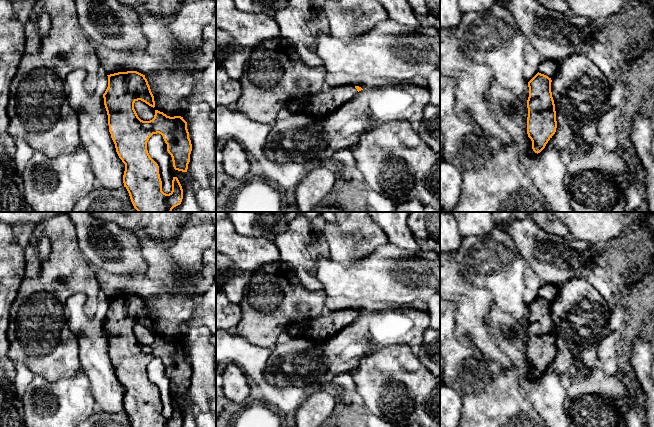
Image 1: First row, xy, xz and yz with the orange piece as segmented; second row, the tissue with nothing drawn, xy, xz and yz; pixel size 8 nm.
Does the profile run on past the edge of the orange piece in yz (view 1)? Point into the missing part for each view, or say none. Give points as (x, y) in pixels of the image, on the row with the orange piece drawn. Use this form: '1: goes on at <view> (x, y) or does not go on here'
1: goes on at yz (548, 67)

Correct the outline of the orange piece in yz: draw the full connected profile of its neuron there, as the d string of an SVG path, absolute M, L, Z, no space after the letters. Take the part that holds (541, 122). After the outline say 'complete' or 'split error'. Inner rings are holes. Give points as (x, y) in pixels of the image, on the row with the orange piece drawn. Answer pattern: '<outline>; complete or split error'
M544 60L538 73L528 82L527 134L532 141L532 149L540 153L556 132L555 104L551 92L552 78L560 62Z; split error

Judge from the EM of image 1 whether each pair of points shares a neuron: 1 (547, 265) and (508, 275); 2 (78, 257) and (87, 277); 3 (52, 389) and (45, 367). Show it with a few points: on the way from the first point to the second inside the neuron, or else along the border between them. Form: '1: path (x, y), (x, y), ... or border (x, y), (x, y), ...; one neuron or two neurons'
1: border (516, 245), (527, 266); two neurons
2: path (79, 262), (79, 269), (82, 272); one neuron
3: border (35, 374), (49, 381), (72, 376); two neurons

